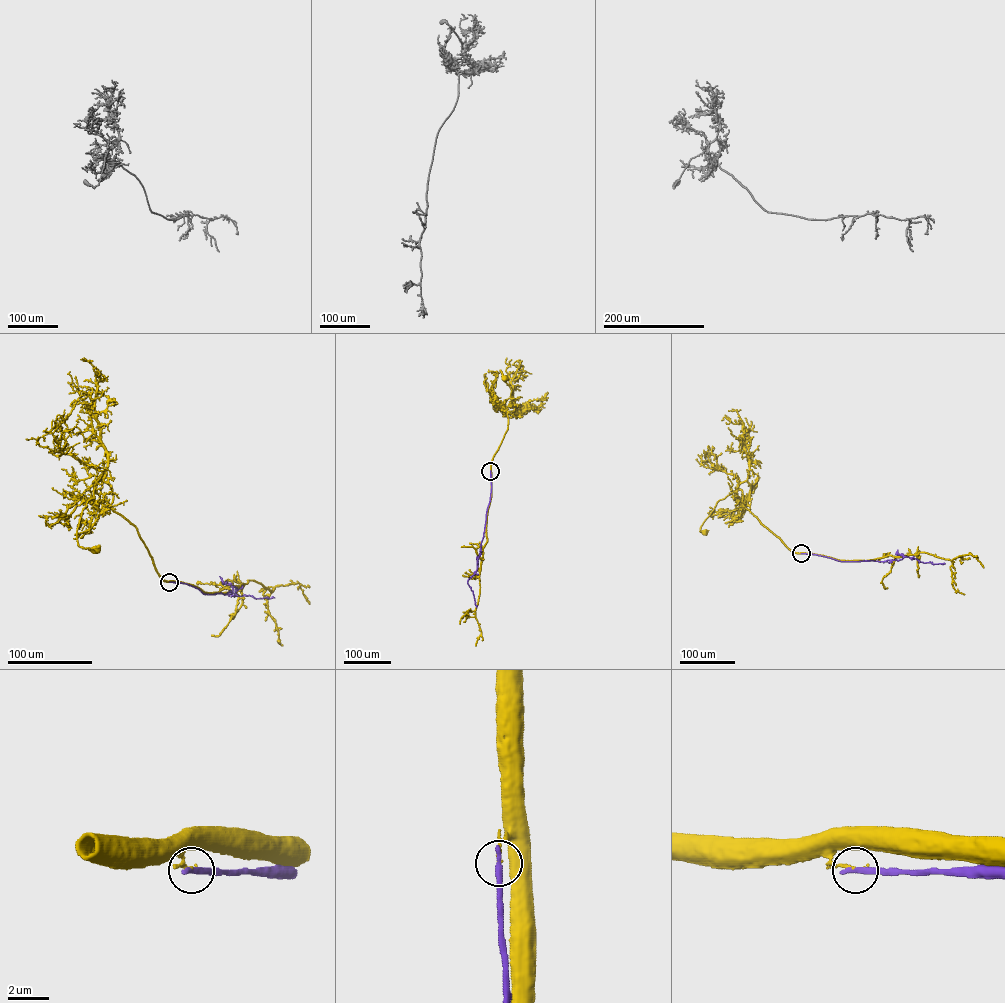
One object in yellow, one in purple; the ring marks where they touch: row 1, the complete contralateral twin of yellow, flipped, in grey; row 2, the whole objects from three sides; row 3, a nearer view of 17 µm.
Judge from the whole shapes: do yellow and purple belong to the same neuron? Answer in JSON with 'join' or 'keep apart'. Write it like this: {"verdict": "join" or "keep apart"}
{"verdict": "keep apart"}

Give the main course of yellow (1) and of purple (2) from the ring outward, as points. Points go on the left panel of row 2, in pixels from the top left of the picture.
1: (170, 582), (160, 577), (135, 526), (111, 508), (112, 488), (103, 475), (76, 533), (79, 546), (97, 549)
2: (170, 582), (188, 584), (205, 594), (232, 593), (234, 586), (234, 596), (274, 597)

